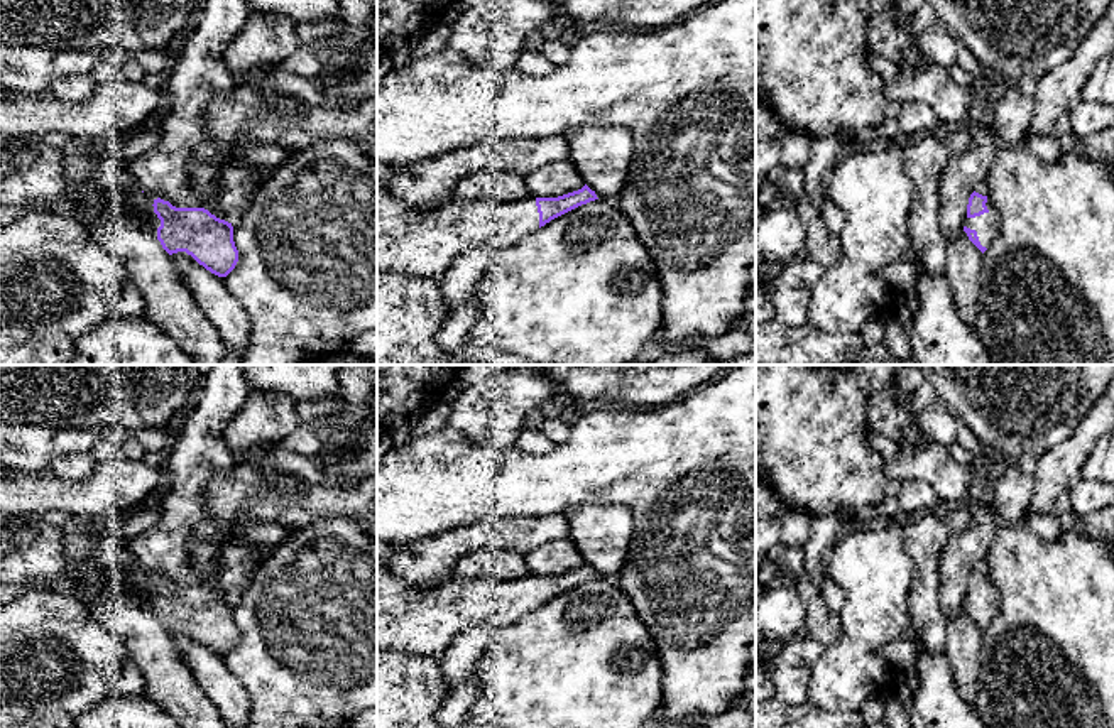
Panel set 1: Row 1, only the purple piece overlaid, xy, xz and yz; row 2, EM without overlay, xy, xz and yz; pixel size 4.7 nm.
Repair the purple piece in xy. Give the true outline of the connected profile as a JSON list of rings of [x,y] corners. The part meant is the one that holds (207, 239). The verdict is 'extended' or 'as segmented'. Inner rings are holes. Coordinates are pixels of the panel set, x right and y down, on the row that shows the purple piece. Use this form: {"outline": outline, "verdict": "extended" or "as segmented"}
{"outline": [[[64,154],[68,191],[49,204],[27,203],[20,208],[0,204],[0,228],[29,211],[51,209],[79,220],[78,199],[86,186],[98,186],[110,196],[110,211],[137,211],[157,235],[162,248],[172,255],[186,252],[218,277],[227,277],[238,262],[232,223],[205,208],[176,208],[161,198],[145,196],[128,172],[128,164],[117,159],[93,159]]], "verdict": "extended"}

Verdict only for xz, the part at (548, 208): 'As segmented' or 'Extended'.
Extended

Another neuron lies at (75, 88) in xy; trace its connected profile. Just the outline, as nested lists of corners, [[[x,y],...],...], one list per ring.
[[[71,74],[54,79],[47,95],[63,103],[79,103],[88,100],[95,91],[95,81],[90,74]]]

